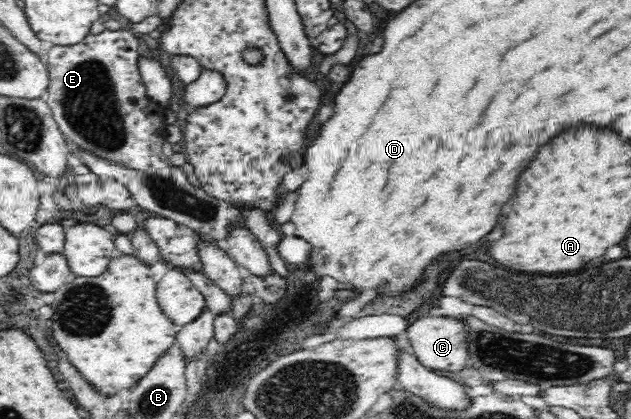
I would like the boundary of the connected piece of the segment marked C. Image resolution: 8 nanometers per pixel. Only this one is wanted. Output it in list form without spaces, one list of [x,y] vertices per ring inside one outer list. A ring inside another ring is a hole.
[[[424,315],[408,327],[407,337],[415,350],[420,363],[430,370],[444,371],[464,370],[468,357],[468,324],[467,319],[451,316]]]

